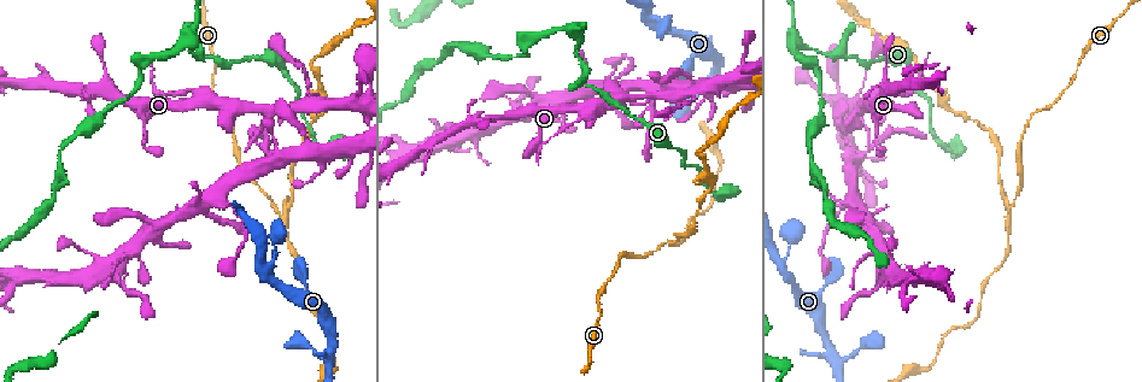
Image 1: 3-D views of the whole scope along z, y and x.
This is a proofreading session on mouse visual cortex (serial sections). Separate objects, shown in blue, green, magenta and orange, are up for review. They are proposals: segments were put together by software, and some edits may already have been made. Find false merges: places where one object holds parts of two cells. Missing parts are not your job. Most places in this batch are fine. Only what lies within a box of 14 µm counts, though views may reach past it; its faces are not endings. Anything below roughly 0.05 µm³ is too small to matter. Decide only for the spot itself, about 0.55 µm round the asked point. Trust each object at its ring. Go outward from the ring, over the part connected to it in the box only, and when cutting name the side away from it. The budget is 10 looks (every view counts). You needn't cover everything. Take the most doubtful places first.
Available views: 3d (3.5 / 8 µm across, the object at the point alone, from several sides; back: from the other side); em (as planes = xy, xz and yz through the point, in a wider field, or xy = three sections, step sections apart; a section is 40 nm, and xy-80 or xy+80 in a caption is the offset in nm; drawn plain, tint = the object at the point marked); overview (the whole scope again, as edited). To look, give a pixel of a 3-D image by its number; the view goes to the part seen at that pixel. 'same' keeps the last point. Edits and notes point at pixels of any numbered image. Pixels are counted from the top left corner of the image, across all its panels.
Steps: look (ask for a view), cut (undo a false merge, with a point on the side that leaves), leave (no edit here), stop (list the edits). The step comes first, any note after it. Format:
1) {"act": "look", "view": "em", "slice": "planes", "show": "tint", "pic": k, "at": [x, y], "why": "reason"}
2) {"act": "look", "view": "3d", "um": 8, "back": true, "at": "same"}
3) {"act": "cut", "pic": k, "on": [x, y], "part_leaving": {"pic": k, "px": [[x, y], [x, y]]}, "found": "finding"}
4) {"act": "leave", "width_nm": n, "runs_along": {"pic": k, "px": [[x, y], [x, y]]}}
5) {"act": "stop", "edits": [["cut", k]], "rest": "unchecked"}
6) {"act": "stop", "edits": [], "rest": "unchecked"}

{"act": "look", "view": "3d", "um": 3.5, "pic": 1, "at": [667, 241], "why": "three-way junction"}

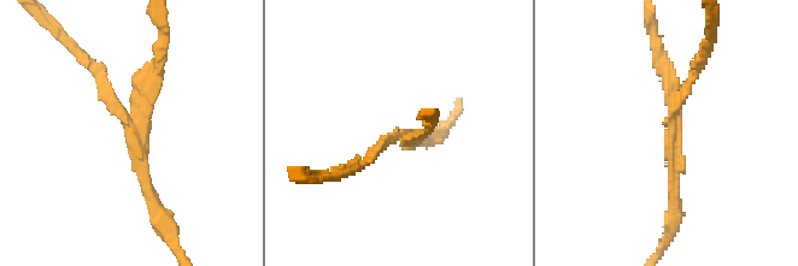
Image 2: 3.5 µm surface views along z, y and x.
{"act": "look", "view": "em", "slice": "xy", "step": 3, "show": "tint", "pic": 2, "at": [123, 117], "arms": 3, "arm_widths_nm": [150, 150, 200]}

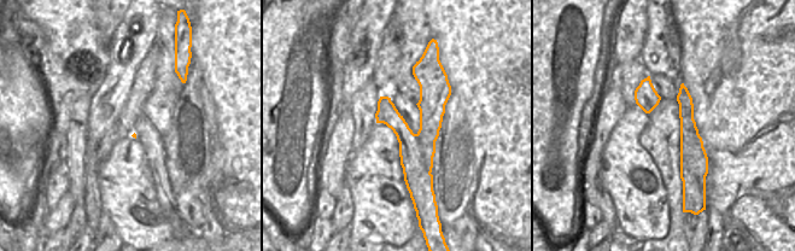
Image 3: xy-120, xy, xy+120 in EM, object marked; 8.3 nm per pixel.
{"act": "cut", "pic": 2, "on": [150, 75], "width_nm": 280, "border": {"pic": 3, "px": [[415, 134], [425, 167], [430, 173]]}, "found": "a second cell is stuck on"}

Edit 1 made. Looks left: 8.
{"act": "look", "view": "overview"}

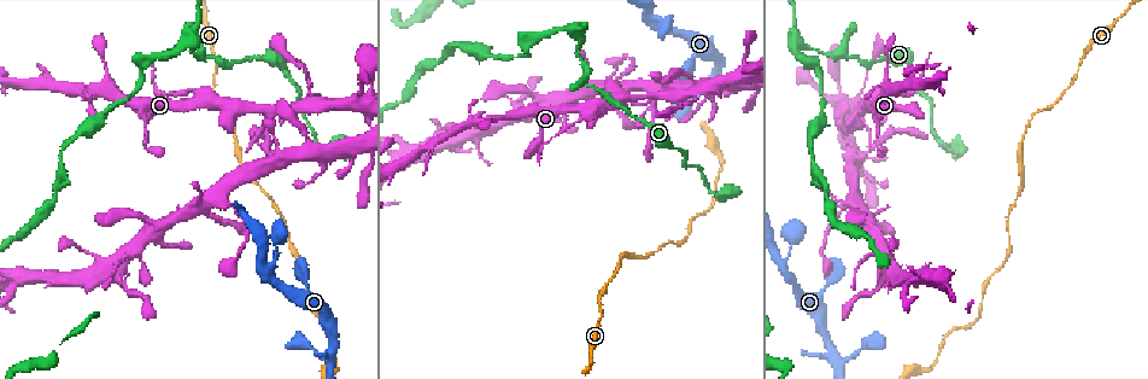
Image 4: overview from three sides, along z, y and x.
{"act": "look", "view": "3d", "um": 3.5, "pic": 4, "at": [847, 55], "why": "arms part here"}

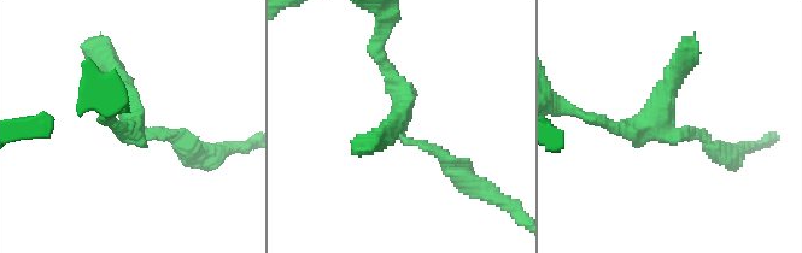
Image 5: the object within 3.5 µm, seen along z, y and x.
{"act": "look", "view": "em", "slice": "xy", "step": 3, "show": "plain", "pic": 5, "at": [681, 137], "arms": 3, "arm_widths_nm": [200, 250, 300]}

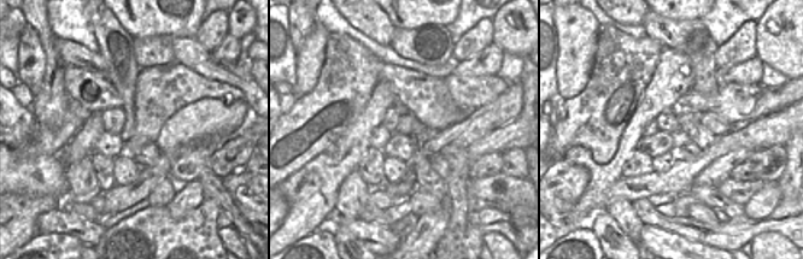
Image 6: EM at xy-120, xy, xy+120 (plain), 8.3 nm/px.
{"act": "look", "view": "em", "slice": "xy", "step": 3, "show": "tint", "at": "same", "why": "with the object marked"}

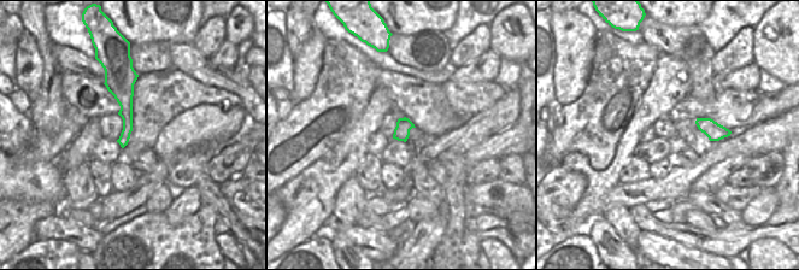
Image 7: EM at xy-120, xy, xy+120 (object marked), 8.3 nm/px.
{"act": "leave", "runs_along": {"pic": 5, "px": [[461, 175], [398, 133], [387, 68]]}, "found": "all the same cell"}

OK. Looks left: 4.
{"act": "look", "view": "3d", "um": 3.5, "pic": 4, "at": [185, 44], "why": "sharp bend"}

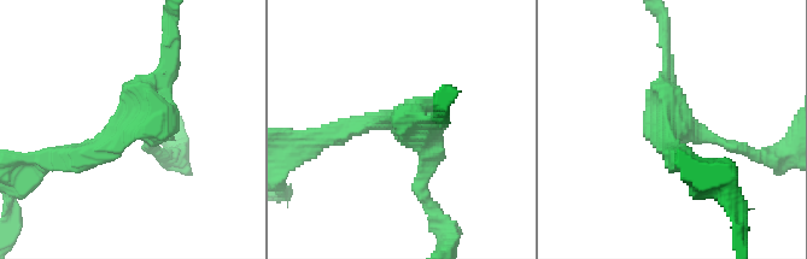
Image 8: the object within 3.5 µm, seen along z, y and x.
{"act": "look", "view": "em", "slice": "xy", "step": 2, "show": "tint", "pic": 8, "at": [141, 120], "why": "shape alone is not enough"}

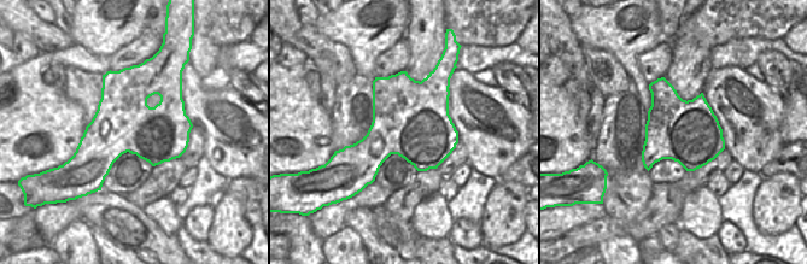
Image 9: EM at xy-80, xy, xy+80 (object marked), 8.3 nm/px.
{"act": "leave", "runs_along": {"pic": 8, "px": [[420, 194], [427, 151], [398, 119], [343, 131]]}, "found": "continuous, no second cell"}

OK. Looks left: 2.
{"act": "look", "view": "3d", "um": 3.5, "pic": 4, "at": [688, 92], "why": "a fork"}

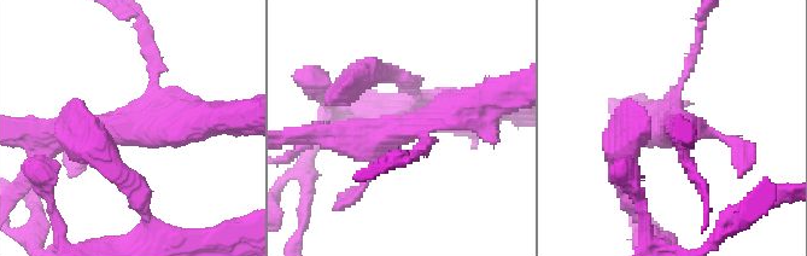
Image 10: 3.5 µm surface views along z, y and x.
{"act": "look", "view": "em", "slice": "xy", "step": 3, "show": "tint", "pic": 10, "at": [407, 129], "arms": 3, "arm_widths_nm": [100, 300, 400], "why": "need the tissue"}

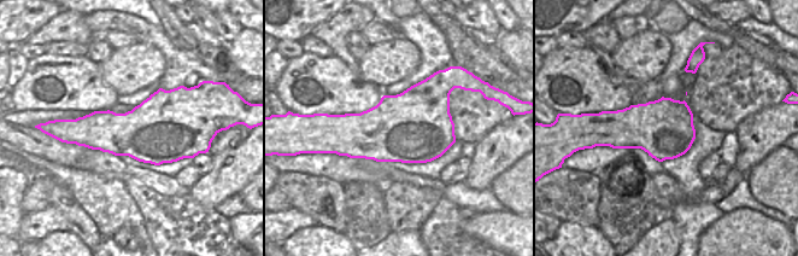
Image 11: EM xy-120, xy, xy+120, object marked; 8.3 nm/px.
{"act": "leave", "width_nm": 600, "runs_along": {"pic": 10, "px": [[326, 135], [419, 126], [481, 98]]}, "found": "continuous, no second cell"}

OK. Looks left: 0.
{"act": "stop", "edits": [["cut", 2]], "rest": "unchecked"}

